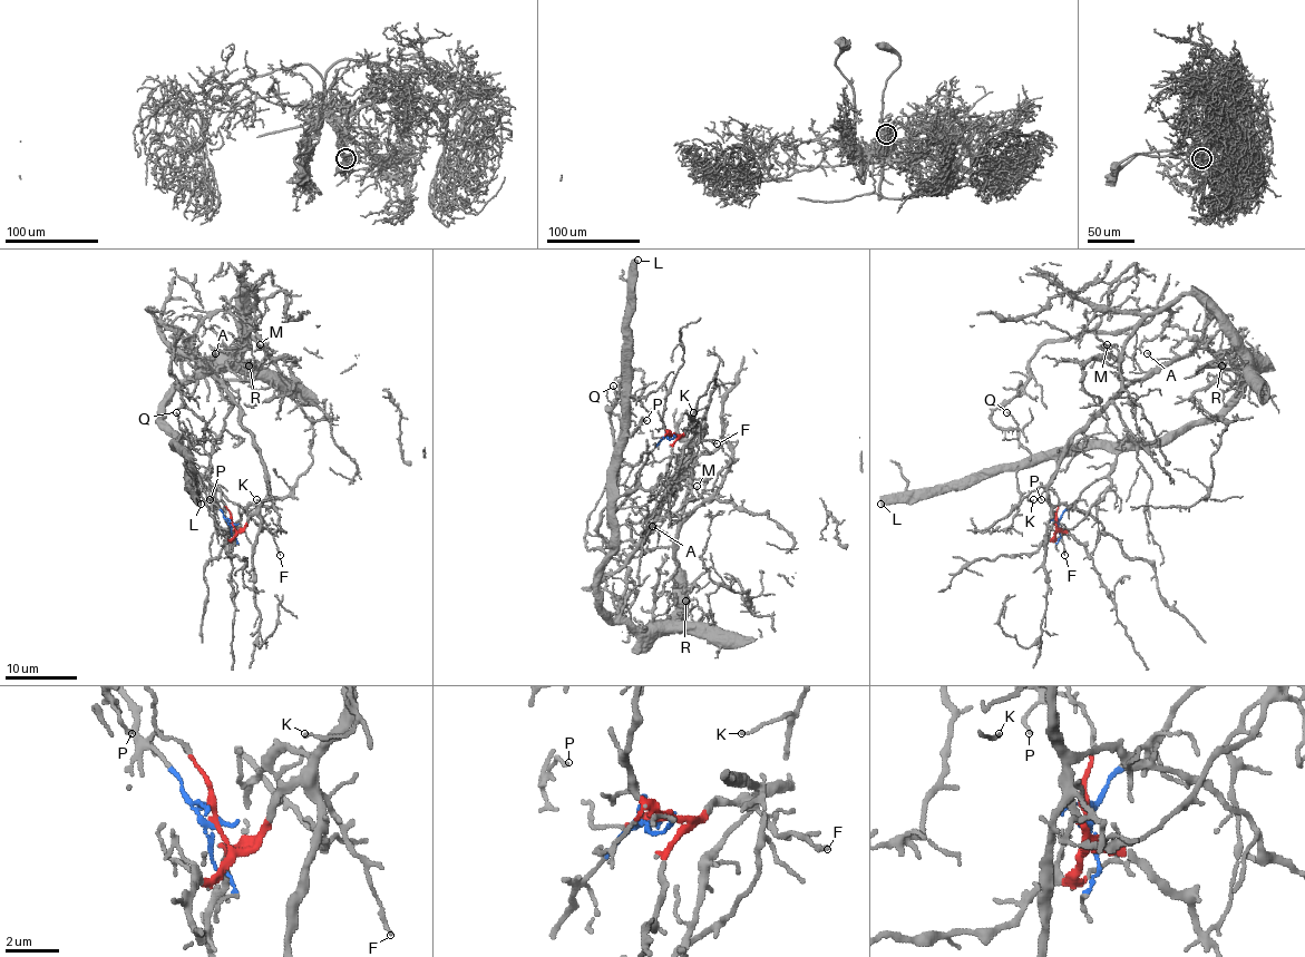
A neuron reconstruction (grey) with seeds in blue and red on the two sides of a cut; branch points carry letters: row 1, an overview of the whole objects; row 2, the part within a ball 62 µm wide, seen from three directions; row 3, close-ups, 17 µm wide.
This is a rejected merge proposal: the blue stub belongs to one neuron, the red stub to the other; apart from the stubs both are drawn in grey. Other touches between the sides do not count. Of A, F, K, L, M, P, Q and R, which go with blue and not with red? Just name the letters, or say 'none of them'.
L, P, Q, R

